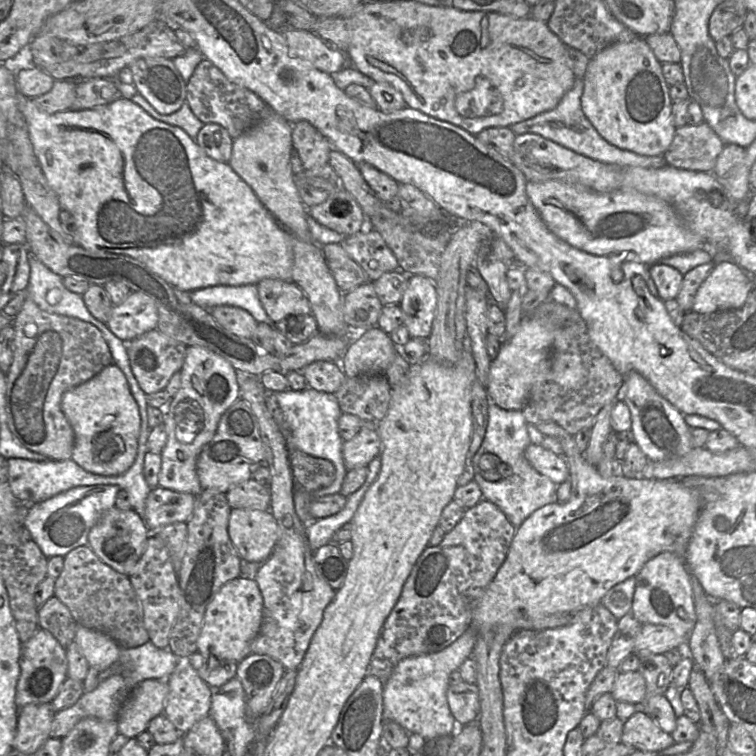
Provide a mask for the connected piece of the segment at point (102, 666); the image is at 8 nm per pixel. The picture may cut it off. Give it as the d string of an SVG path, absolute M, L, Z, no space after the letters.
M77 625L74 641L89 667L94 667L101 672L118 661L121 648L104 633Z

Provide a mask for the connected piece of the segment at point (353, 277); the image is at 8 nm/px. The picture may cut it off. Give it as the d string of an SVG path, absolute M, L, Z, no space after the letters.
M340 243L324 244L321 250L338 288L343 293L369 282L362 267L347 254Z

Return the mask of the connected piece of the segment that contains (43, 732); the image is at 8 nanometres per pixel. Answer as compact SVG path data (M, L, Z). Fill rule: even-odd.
M51 703L27 704L20 708L13 750L33 755L50 737L54 715Z

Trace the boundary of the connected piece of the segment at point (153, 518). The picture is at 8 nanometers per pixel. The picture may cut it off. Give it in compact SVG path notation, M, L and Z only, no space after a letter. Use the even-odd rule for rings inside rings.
M156 487L147 496L145 524L154 532L168 524L187 522L194 509L196 496Z

